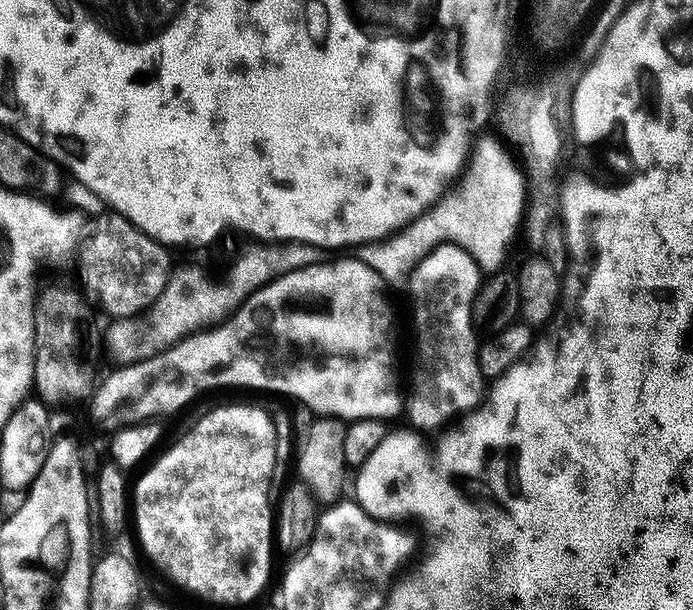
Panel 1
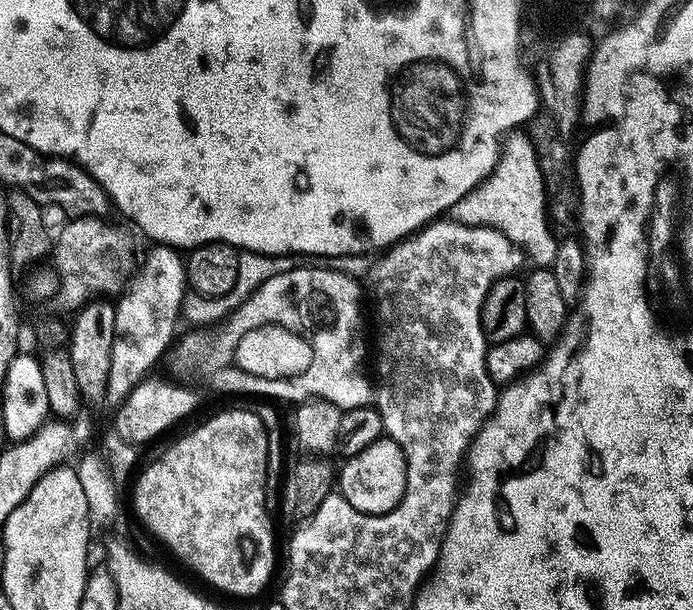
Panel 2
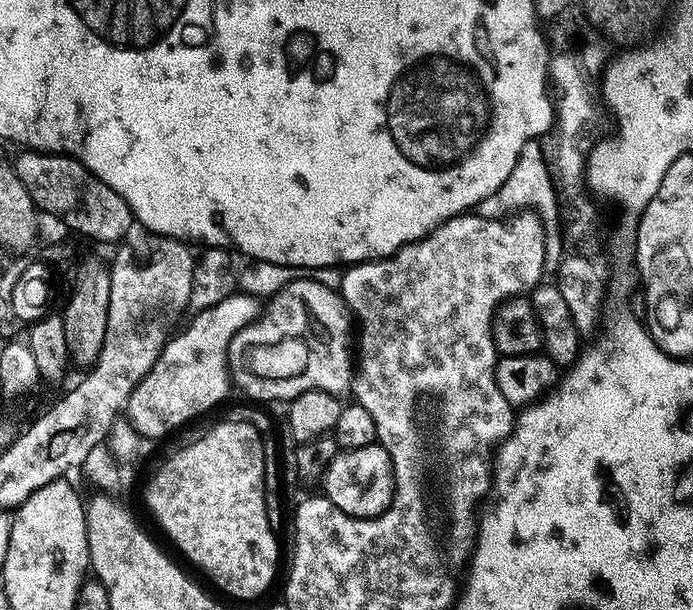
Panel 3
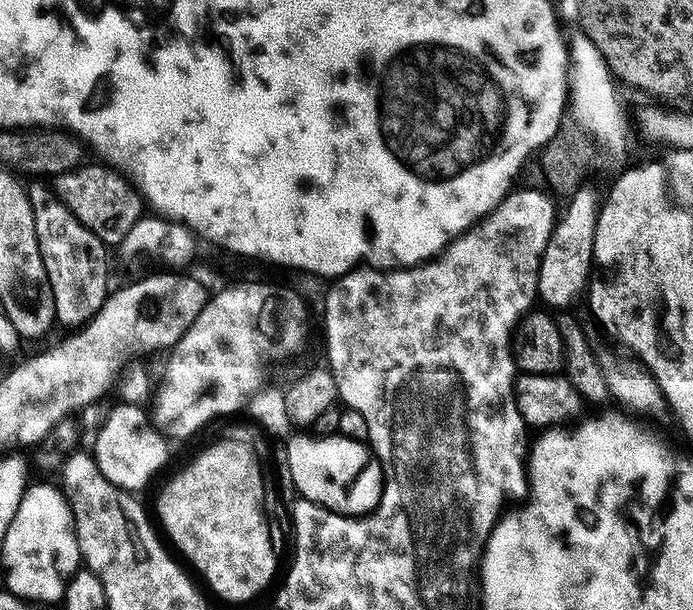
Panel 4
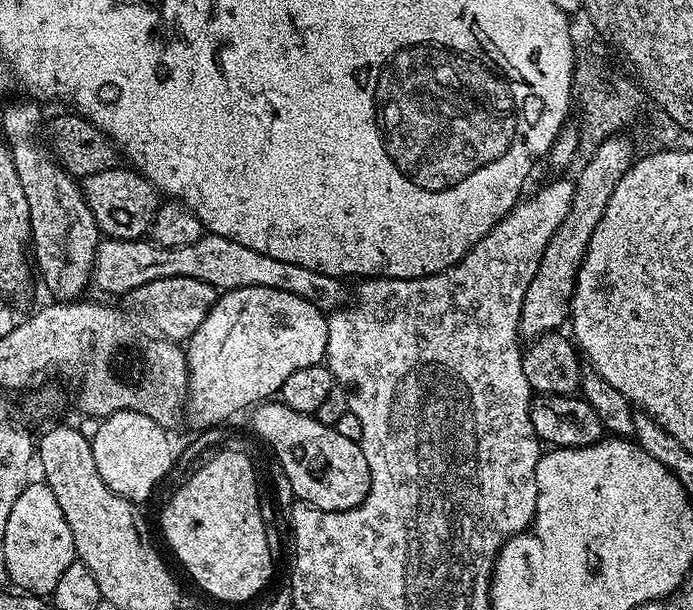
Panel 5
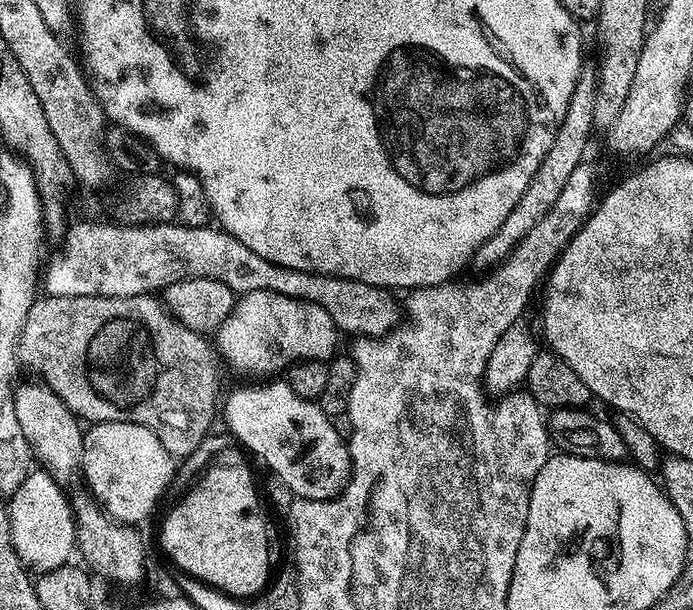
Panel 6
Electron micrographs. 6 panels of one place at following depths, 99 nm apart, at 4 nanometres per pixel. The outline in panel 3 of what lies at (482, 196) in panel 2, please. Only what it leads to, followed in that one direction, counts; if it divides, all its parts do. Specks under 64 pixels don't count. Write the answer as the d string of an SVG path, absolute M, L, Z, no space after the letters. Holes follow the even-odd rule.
M531 140L522 146L518 154L518 162L514 162L514 170L510 170L510 178L506 178L506 182L502 182L497 192L490 194L490 198L486 198L478 205L478 212L479 215L489 218L500 218L515 210L535 212L544 227L544 245L546 246L544 271L548 274L556 274L560 263L566 257L559 206L554 182L550 182L550 170L546 170L546 158L542 158L540 140Z

